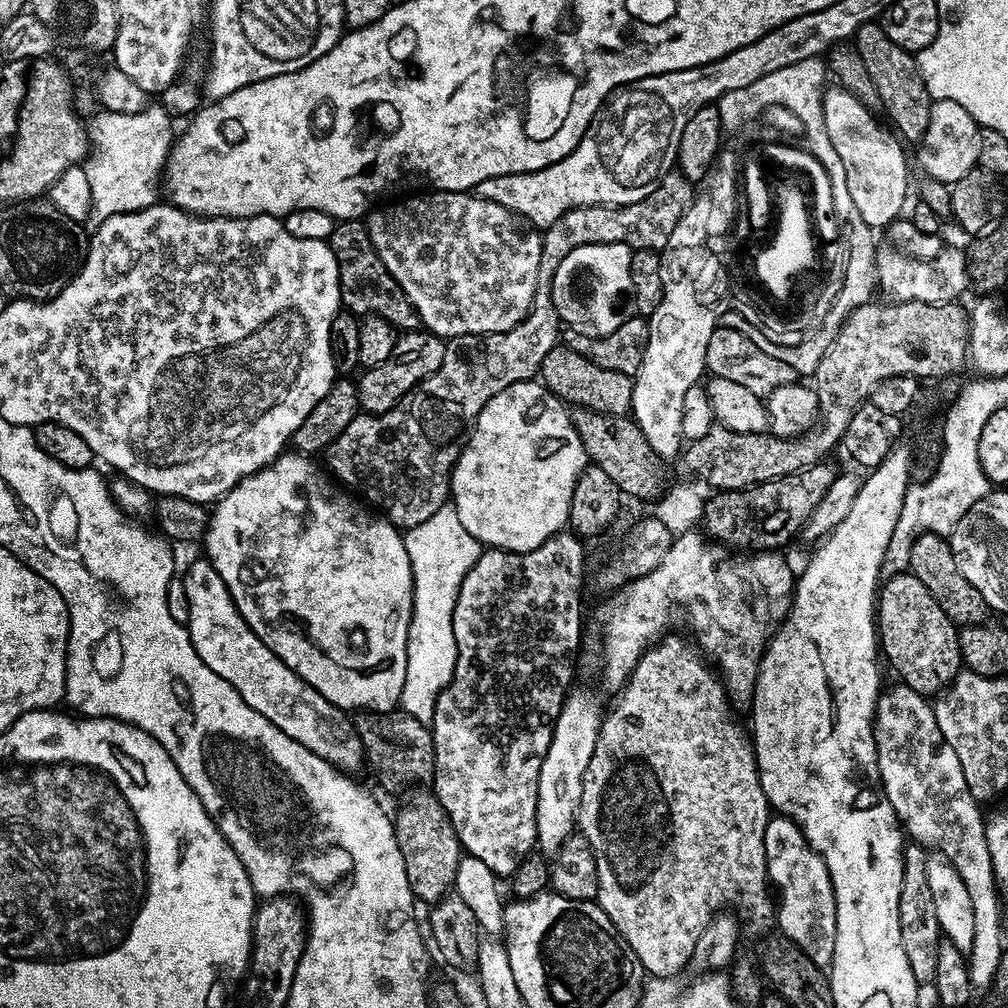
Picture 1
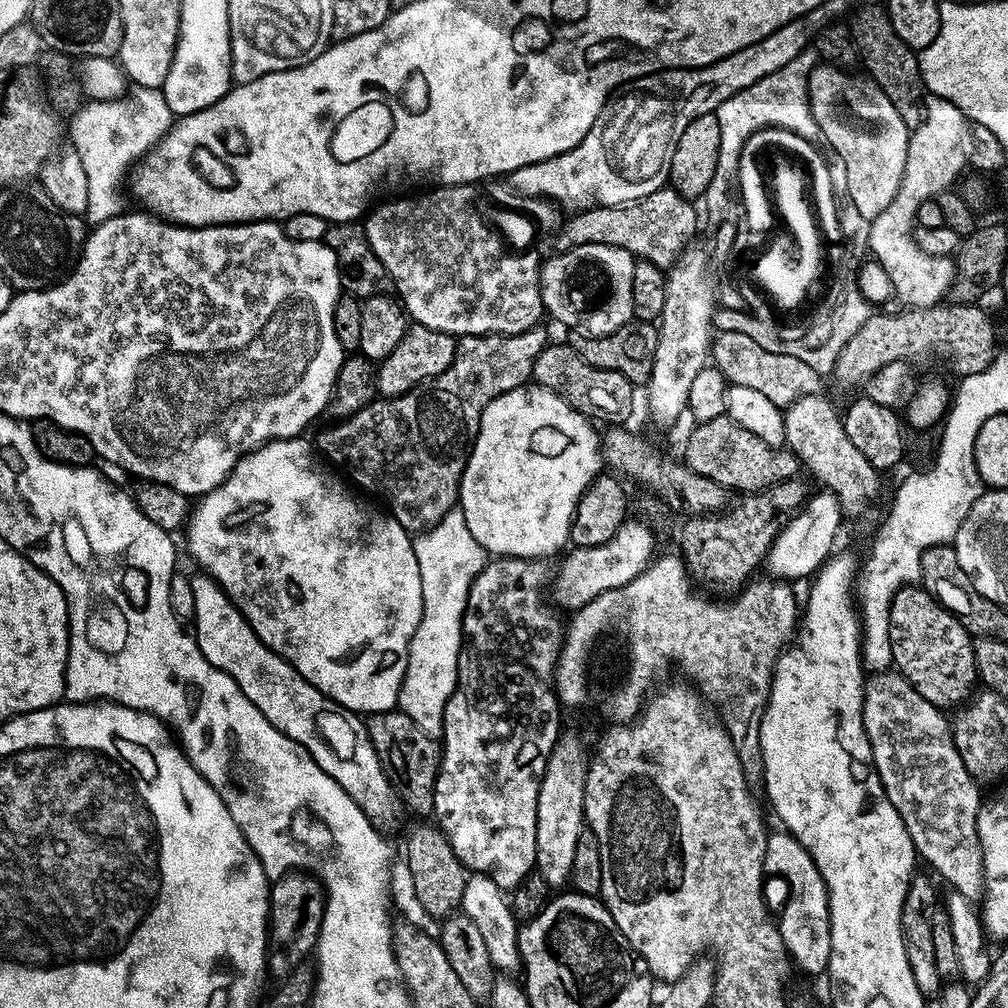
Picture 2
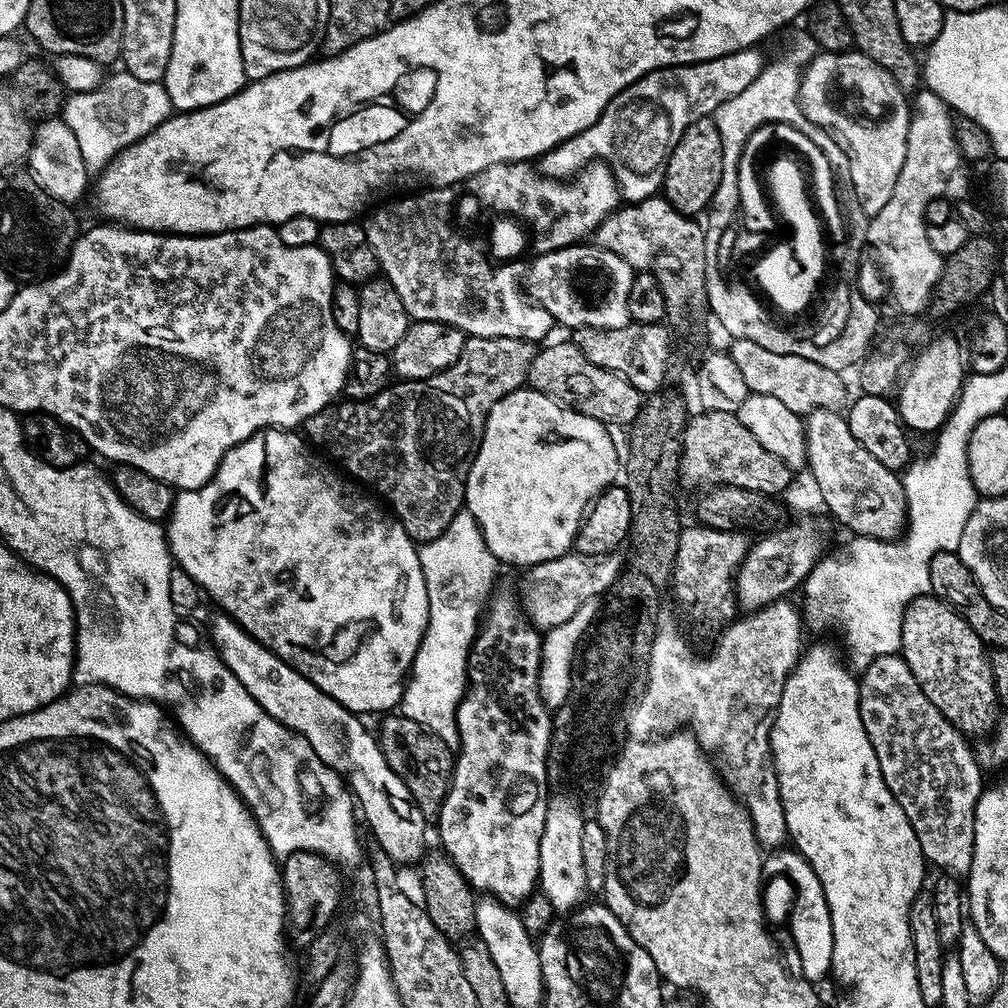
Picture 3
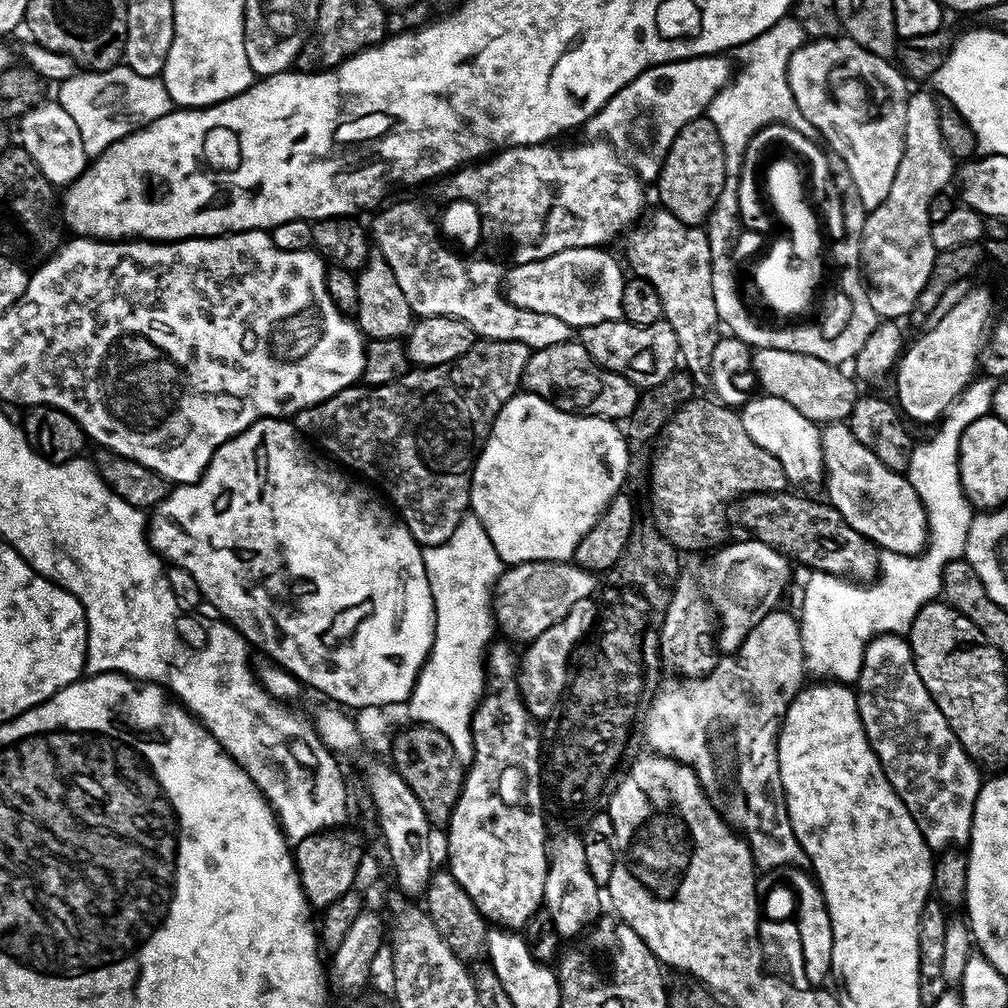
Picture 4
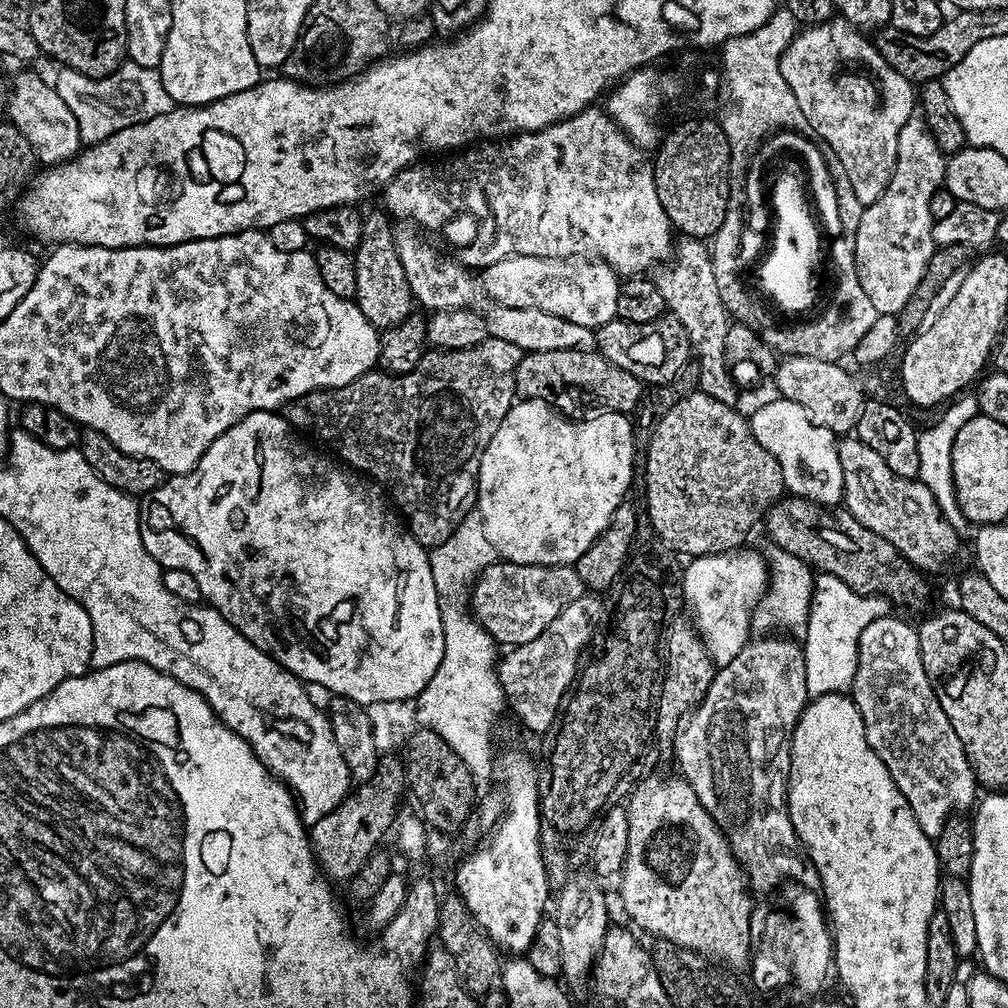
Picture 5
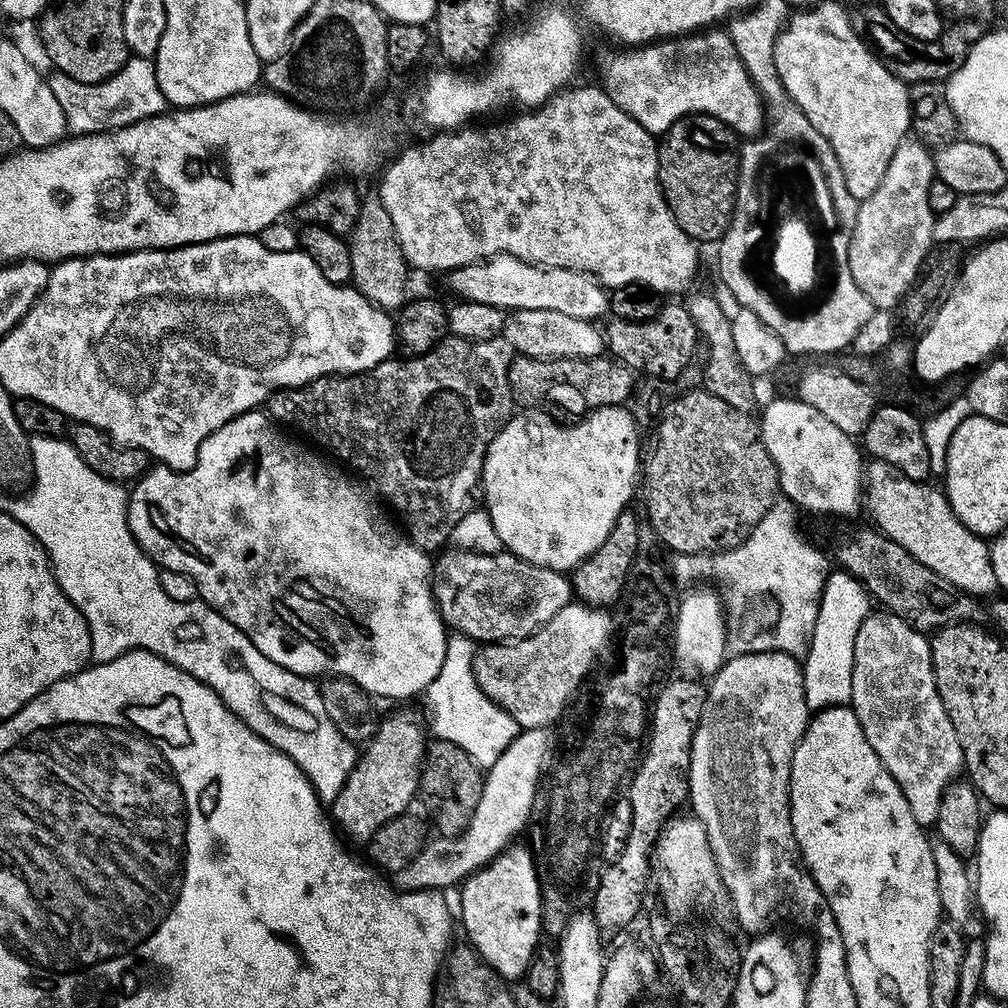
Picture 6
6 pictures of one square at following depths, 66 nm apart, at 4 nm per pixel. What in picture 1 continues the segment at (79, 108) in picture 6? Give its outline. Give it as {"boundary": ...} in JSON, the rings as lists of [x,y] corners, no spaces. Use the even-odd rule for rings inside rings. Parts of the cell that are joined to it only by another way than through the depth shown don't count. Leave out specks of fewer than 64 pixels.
{"boundary":[[[162,106],[144,107],[138,114],[118,114],[101,110],[87,125],[90,151],[86,171],[90,182],[89,229],[96,229],[114,214],[137,212],[157,203],[158,177],[172,151],[173,117]]]}

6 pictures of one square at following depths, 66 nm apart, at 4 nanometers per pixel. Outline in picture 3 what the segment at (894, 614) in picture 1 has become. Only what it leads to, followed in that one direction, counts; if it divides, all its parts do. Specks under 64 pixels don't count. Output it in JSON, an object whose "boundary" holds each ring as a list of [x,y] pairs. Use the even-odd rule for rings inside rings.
{"boundary":[[[931,594],[910,602],[902,618],[900,652],[918,686],[922,686],[922,694],[938,706],[940,713],[960,733],[987,733],[993,727],[992,715],[998,712],[998,701],[989,653],[978,634],[970,630],[967,622],[953,608]]]}

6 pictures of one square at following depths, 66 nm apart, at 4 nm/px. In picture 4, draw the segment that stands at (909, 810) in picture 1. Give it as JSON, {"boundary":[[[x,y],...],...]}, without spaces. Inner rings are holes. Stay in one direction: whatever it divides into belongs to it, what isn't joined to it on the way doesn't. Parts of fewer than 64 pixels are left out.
{"boundary":[[[885,634],[869,642],[854,691],[868,745],[880,760],[890,786],[898,798],[902,798],[906,810],[910,810],[910,818],[914,818],[918,830],[922,830],[922,838],[929,848],[952,850],[967,845],[972,839],[972,815],[982,783],[981,769],[968,757],[954,730],[950,730],[950,722],[946,722],[942,710],[938,710],[934,698],[930,698],[930,690],[922,686],[922,678],[918,678],[918,670],[914,666],[912,648],[903,635]]]}

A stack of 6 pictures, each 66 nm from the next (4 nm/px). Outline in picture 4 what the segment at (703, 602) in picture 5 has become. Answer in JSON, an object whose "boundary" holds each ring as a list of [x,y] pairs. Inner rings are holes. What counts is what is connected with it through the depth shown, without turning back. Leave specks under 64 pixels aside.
{"boundary":[[[755,538],[743,539],[728,545],[725,543],[716,550],[718,552],[713,556],[708,572],[709,584],[706,584],[709,600],[717,613],[720,613],[721,626],[716,636],[717,647],[726,654],[736,652],[738,646],[745,640],[746,634],[779,605],[777,602],[790,580],[790,567],[792,567],[791,560],[783,552],[770,547],[768,543],[762,543]]]}

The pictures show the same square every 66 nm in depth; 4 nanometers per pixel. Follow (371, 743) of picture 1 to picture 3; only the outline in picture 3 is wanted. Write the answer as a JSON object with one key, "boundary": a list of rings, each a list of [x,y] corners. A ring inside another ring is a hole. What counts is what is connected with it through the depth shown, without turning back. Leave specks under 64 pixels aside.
{"boundary":[[[388,714],[381,720],[384,721],[380,724],[380,732],[378,730],[378,741],[390,769],[406,784],[426,820],[439,821],[440,807],[448,793],[448,784],[452,780],[453,749],[449,748],[442,738],[404,715]]]}

